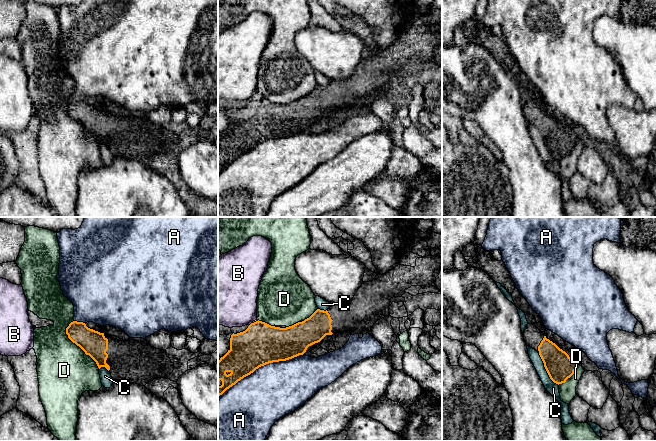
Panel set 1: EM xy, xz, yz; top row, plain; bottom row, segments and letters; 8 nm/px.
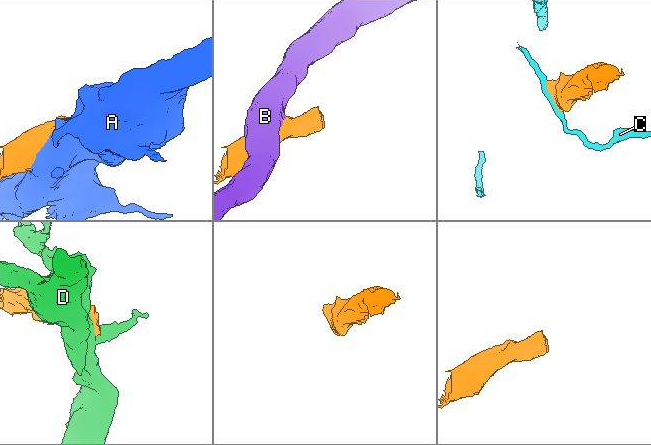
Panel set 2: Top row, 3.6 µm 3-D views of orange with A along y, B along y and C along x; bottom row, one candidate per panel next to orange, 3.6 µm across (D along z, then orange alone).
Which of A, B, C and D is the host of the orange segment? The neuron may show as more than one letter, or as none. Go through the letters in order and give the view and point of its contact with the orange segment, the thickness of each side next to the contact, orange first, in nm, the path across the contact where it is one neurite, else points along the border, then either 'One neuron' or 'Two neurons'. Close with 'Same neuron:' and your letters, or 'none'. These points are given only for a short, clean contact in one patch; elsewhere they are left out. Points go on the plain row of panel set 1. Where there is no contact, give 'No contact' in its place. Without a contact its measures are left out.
A: Touches orange at xz (260, 142). Thickness 340 nm (orange) against 440 nm. Two neurons
B: Touches orange at xz (250, 100). Thickness 340 nm (orange) against 420 nm. Two neurons
C: Touches orange at yz (546, 146). Thickness 220 nm (orange) against 90 nm. Two neurons
D: Touches orange at xy (77, 121). Thickness 200 nm (orange) against 440 nm. Two neurons
Same neuron: none

